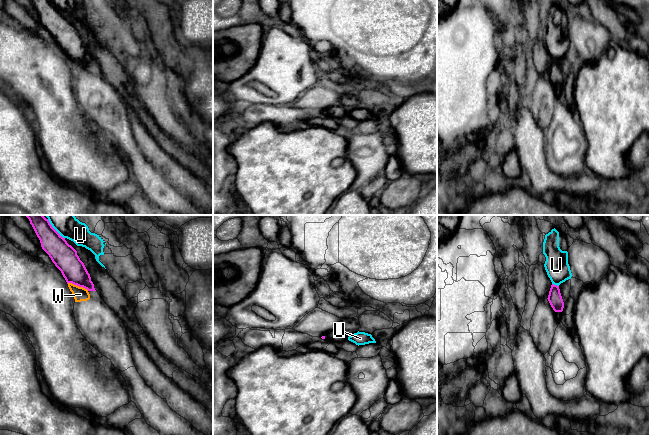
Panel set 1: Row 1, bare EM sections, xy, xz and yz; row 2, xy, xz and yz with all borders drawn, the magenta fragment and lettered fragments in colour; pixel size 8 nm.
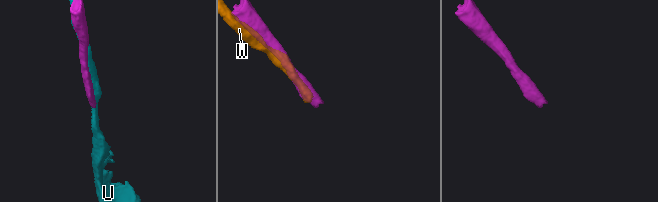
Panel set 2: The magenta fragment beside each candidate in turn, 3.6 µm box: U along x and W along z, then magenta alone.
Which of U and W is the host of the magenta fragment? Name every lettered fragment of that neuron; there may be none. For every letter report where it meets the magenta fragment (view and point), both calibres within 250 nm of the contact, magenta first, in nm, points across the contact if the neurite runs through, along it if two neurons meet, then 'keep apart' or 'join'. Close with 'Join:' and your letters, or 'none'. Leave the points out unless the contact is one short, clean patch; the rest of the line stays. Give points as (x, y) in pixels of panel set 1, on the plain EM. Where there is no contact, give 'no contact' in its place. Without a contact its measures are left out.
U: meets magenta in xy at (56, 7); 200 nm thick on the magenta side, 160 nm on the other; keep apart
W: meets magenta in xy at (78, 61); 200 nm thick on the magenta side, 110 nm on the other; keep apart
Join: none

